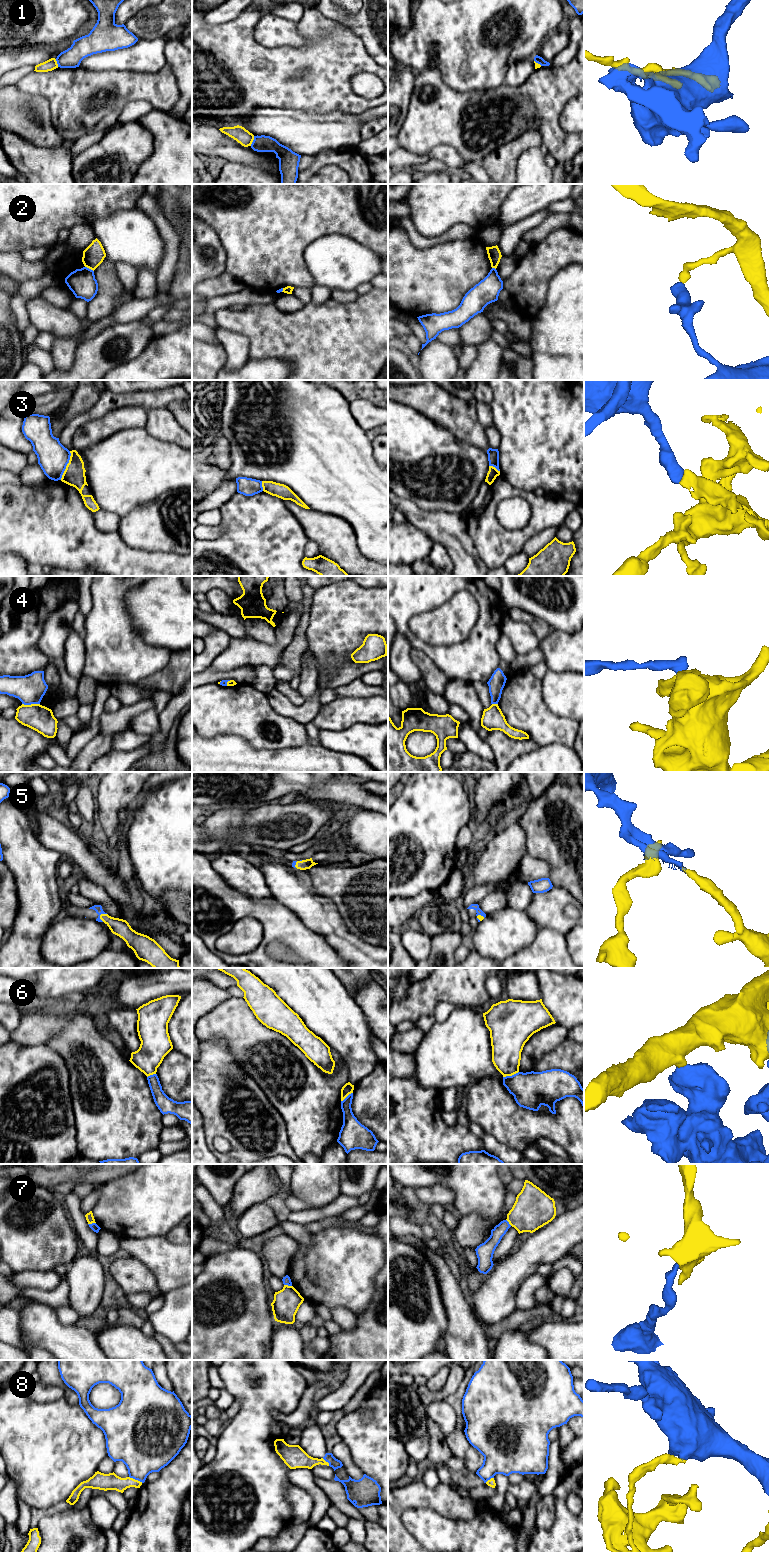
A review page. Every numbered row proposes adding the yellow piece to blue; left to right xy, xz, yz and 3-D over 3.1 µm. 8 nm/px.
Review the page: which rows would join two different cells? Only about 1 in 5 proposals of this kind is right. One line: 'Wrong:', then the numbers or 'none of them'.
Wrong: 1, 2, 3, 4, 5, 6, 7, 8

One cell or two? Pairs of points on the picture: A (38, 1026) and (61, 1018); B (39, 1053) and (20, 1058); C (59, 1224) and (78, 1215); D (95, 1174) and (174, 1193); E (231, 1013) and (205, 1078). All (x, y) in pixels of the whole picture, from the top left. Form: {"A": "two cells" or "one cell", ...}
{"A": "one cell", "B": "one cell", "C": "two cells", "D": "two cells", "E": "two cells"}

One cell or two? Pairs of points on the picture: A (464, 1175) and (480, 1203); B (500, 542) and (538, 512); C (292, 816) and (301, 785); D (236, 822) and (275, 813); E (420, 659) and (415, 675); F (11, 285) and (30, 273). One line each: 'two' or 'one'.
A: one
B: one
C: two
D: two
E: two
F: two

